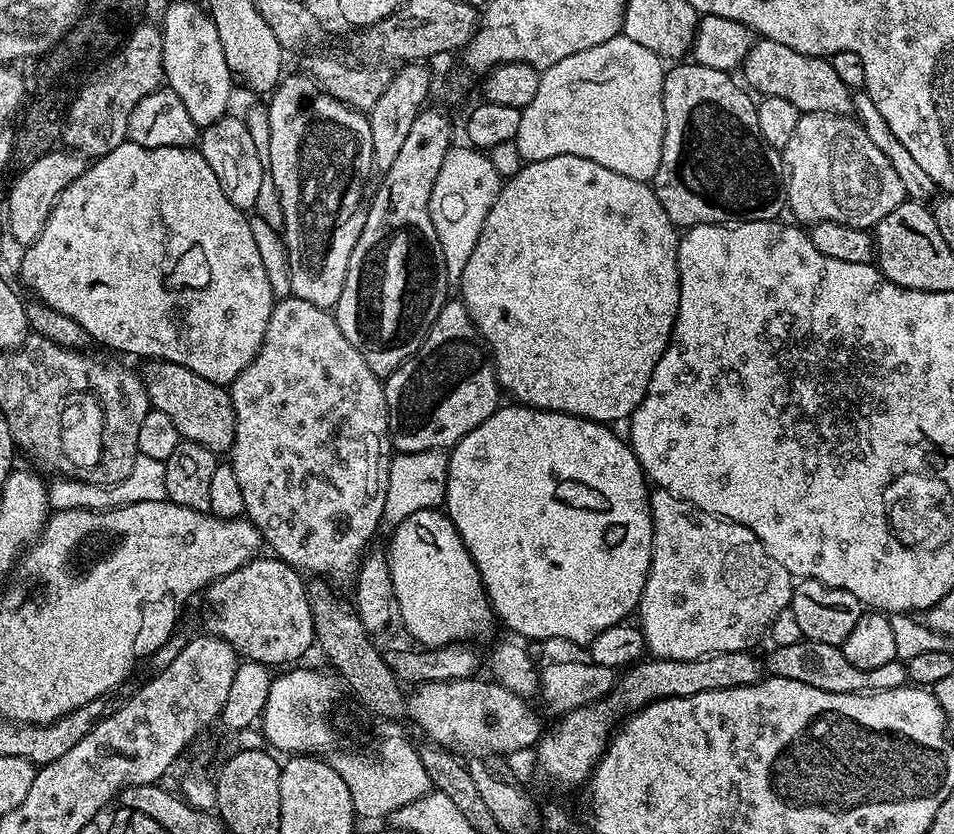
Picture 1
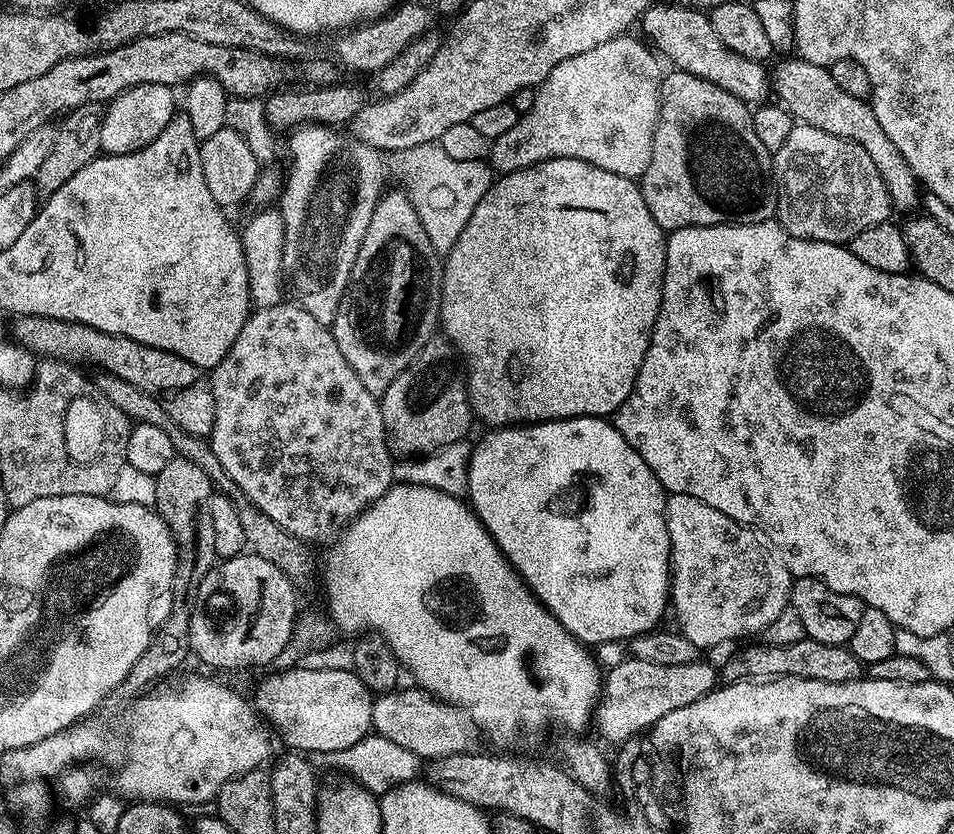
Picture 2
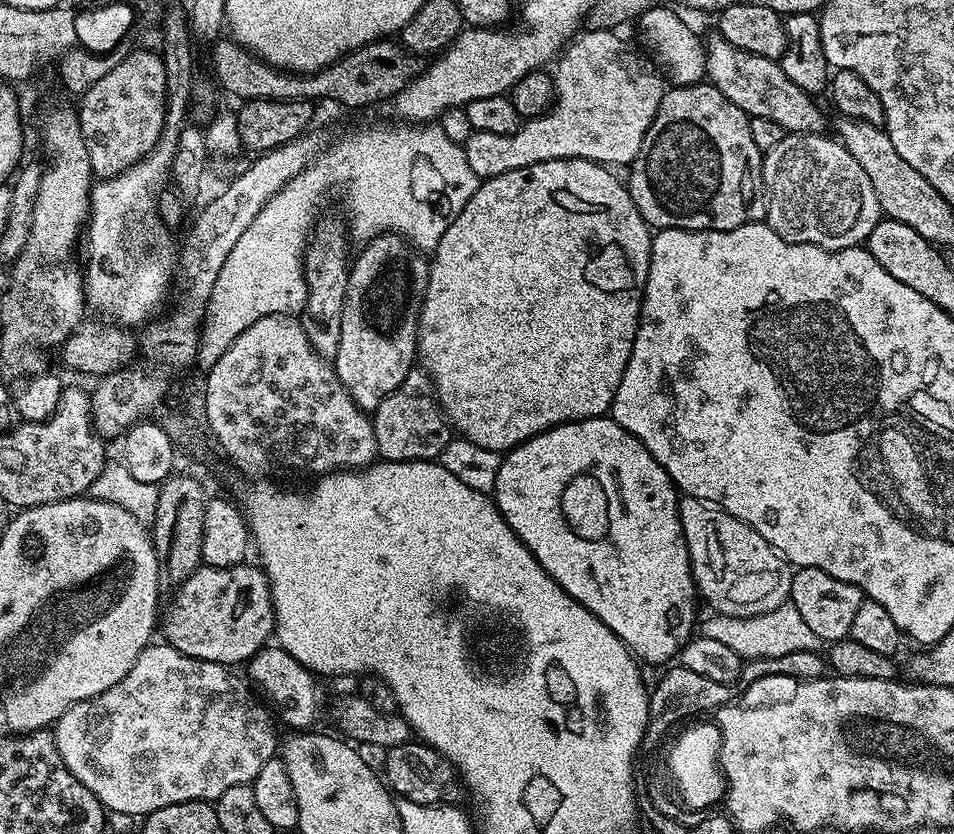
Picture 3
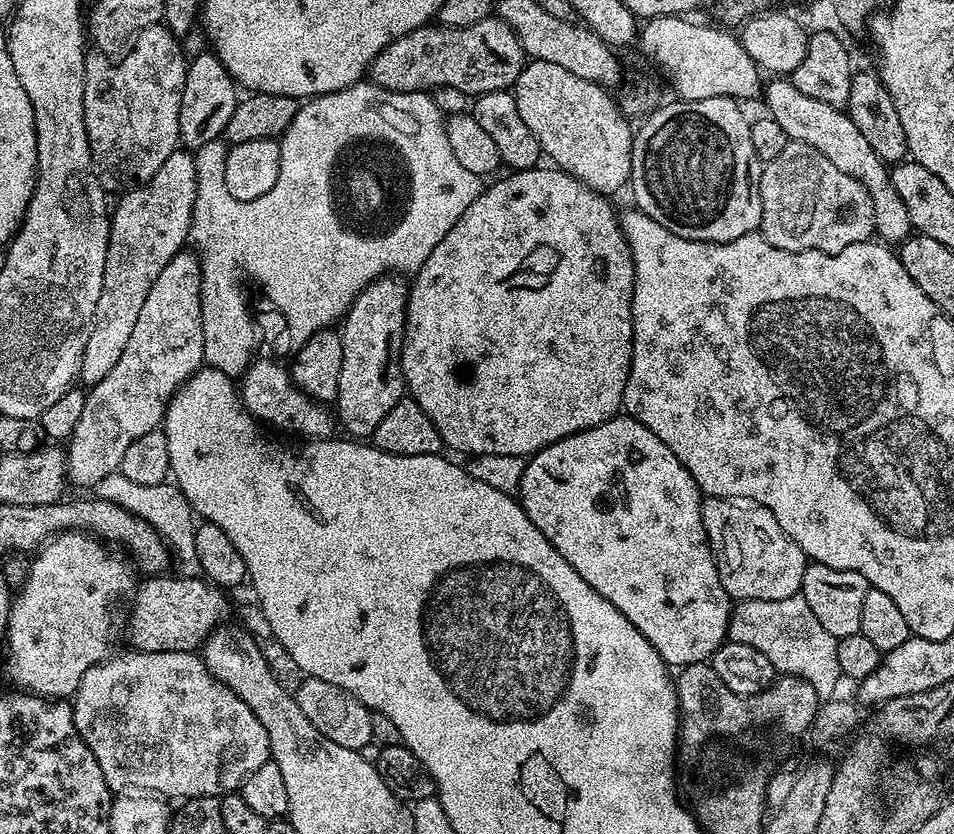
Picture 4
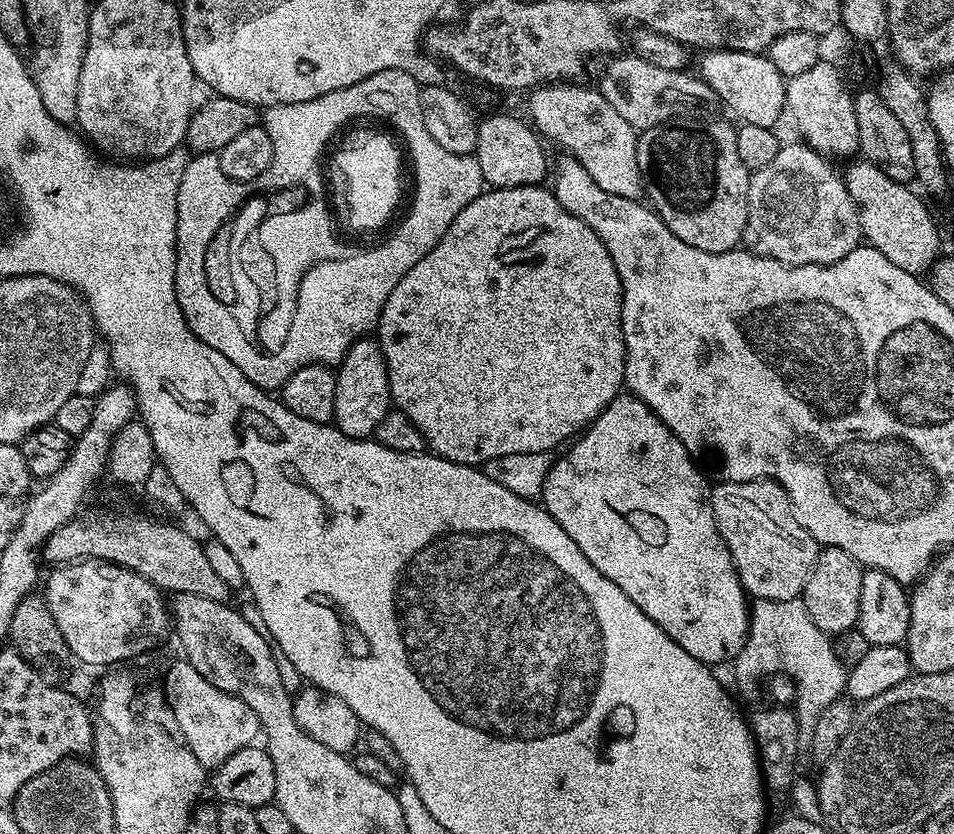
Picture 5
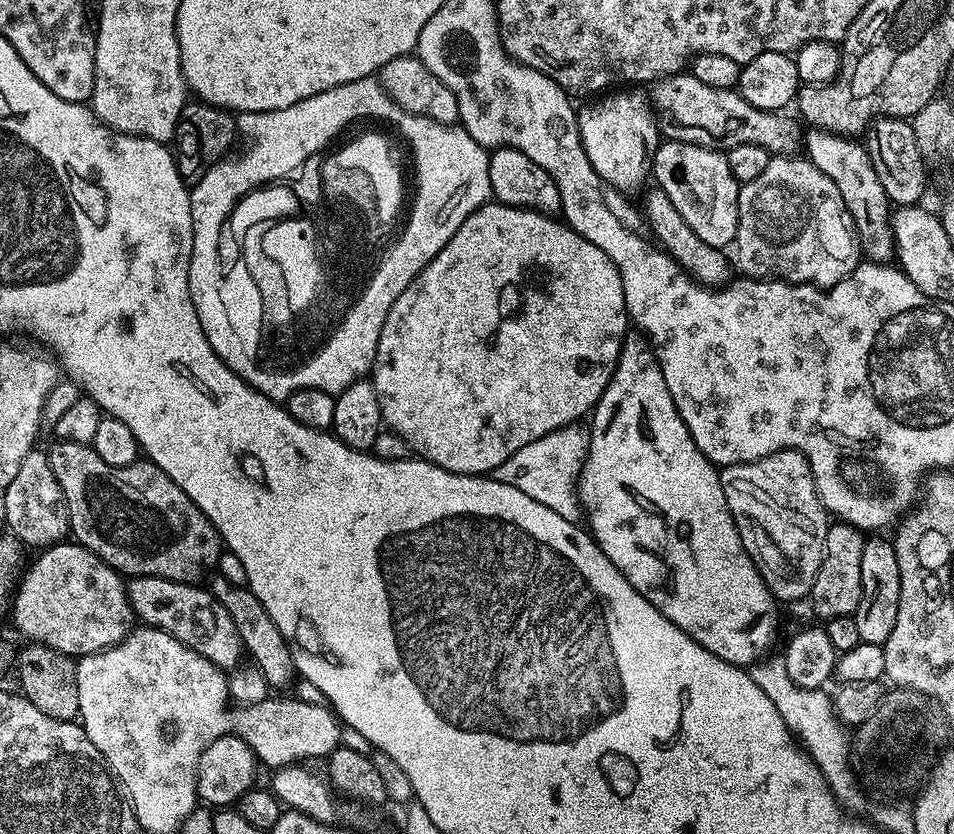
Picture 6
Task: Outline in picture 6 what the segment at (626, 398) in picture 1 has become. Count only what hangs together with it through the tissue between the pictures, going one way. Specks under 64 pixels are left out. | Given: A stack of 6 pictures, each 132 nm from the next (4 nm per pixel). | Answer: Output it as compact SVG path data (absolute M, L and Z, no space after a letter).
M489 202L458 226L458 230L438 250L435 258L422 269L416 277L394 298L394 306L390 306L390 314L386 314L386 322L382 322L382 334L378 338L376 361L372 363L370 379L378 394L381 421L391 431L396 432L412 448L413 453L421 460L429 460L442 470L457 472L463 476L483 476L491 474L510 454L522 450L522 446L530 446L530 442L538 442L546 434L559 428L566 428L580 422L584 415L591 413L602 398L606 386L616 369L620 357L620 347L624 345L624 337L629 335L630 321L626 310L626 298L622 294L622 278L594 246L594 242L586 242L582 234L578 234L568 224L533 208L515 208L509 204Z

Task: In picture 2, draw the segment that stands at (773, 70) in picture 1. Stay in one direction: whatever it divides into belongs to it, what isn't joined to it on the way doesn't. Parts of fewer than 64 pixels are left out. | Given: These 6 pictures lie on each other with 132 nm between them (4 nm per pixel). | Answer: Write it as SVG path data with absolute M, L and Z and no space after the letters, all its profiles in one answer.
M792 58L781 59L784 61L777 66L776 72L774 68L770 76L775 99L787 108L799 123L809 124L818 130L826 130L826 134L834 134L838 138L846 138L862 146L862 150L870 154L874 166L878 166L878 174L882 174L886 182L886 190L892 199L893 209L897 213L899 211L911 213L913 211L911 208L921 203L922 185L916 179L914 170L910 170L906 158L902 158L902 150L898 150L898 146L890 142L886 130L882 130L871 103L846 94L846 90L842 90L838 82L834 82L831 71L825 65L799 58L788 59Z

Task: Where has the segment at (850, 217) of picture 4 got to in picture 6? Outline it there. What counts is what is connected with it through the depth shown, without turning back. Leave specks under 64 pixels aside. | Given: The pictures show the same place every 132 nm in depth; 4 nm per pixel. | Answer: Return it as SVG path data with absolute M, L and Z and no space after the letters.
M796 154L773 155L770 166L754 182L740 185L738 194L738 230L734 241L736 248L735 267L741 268L748 278L771 278L787 280L790 284L812 284L815 288L833 288L842 282L862 262L860 239L854 226L854 218L850 218L850 210L846 210L846 202L842 202L842 194L838 194L838 186L818 170L812 161Z

